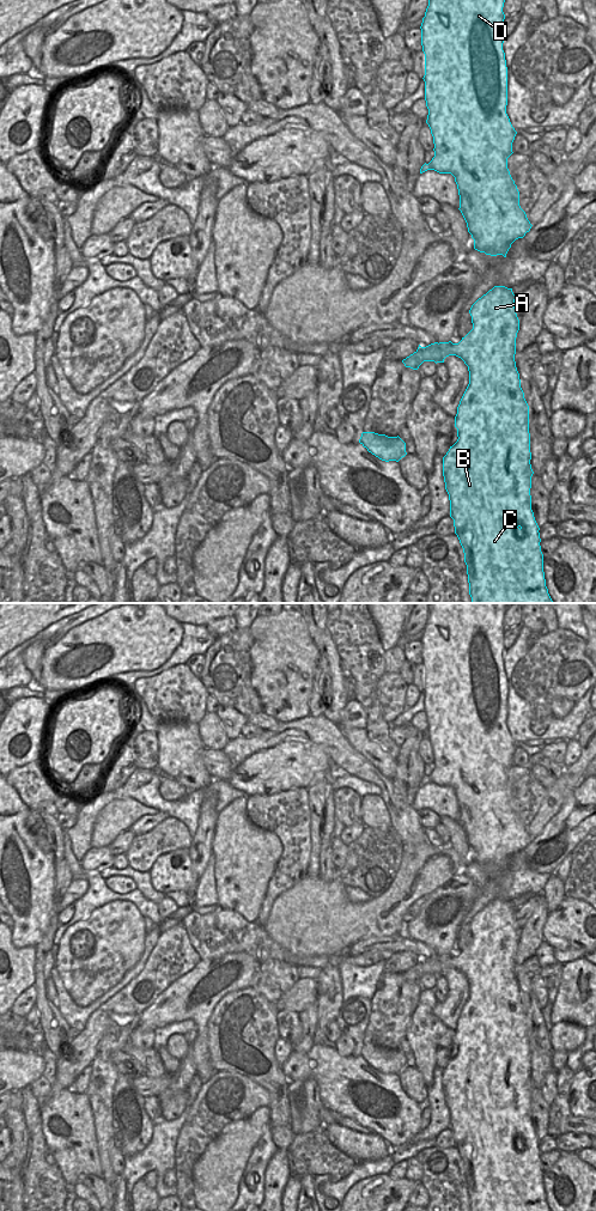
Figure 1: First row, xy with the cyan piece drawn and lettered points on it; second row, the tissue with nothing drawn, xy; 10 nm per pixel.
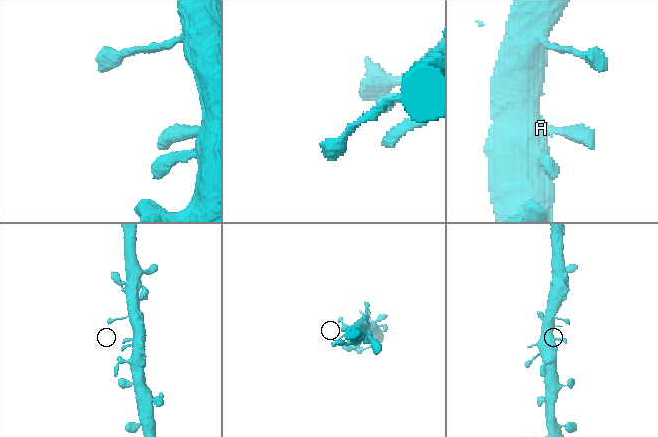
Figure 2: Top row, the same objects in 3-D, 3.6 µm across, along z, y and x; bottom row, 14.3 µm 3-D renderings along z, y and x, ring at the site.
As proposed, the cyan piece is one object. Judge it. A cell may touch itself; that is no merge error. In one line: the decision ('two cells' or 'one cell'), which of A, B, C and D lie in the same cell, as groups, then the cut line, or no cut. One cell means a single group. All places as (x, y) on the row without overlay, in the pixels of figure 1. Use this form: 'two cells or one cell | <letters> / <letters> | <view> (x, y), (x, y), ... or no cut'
one cell | A B C D | no cut

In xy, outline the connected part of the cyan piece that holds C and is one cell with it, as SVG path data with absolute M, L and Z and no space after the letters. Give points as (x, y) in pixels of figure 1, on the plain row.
M494 899L472 918L473 942L458 956L419 957L413 967L402 973L406 980L418 982L424 974L444 975L446 969L456 968L468 979L469 997L455 1029L458 1052L443 1070L443 1089L450 1113L450 1130L464 1166L472 1211L551 1211L543 1185L540 1140L531 1122L534 1084L530 1077L529 1018L515 974L519 943L515 912L512 901Z

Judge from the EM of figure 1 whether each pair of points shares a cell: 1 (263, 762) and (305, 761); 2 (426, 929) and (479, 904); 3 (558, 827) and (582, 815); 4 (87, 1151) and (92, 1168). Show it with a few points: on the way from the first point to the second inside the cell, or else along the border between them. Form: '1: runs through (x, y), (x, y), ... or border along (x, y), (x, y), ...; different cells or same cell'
1: runs through (274, 762), (295, 762); same cell
2: border along (472, 878), (478, 889), (478, 896), (460, 924); different cells
3: runs through (564, 822), (576, 819); same cell
4: runs through (87, 1155), (90, 1164); same cell

